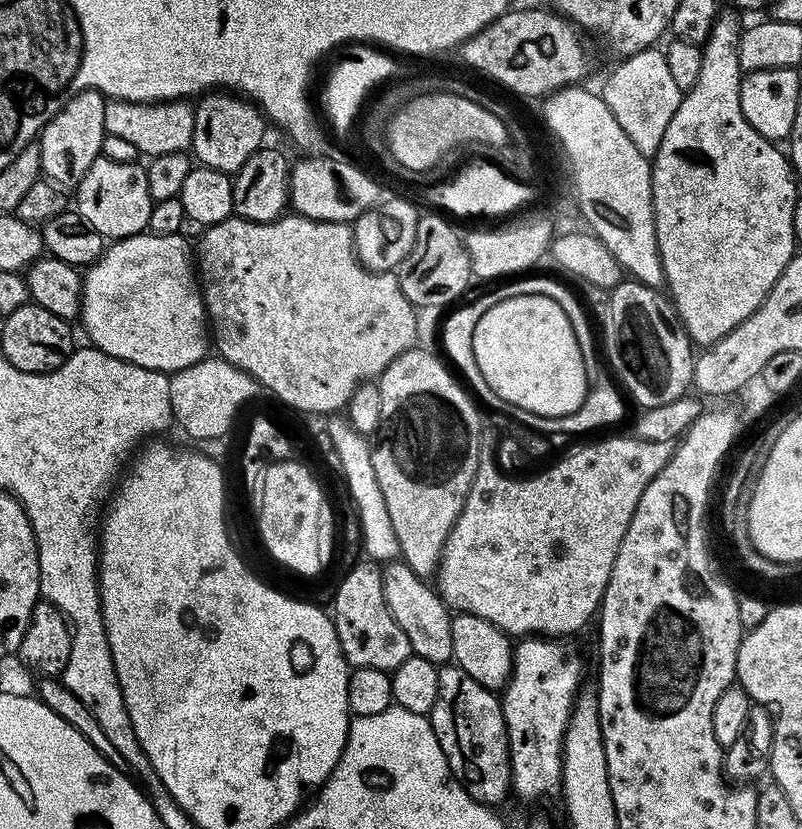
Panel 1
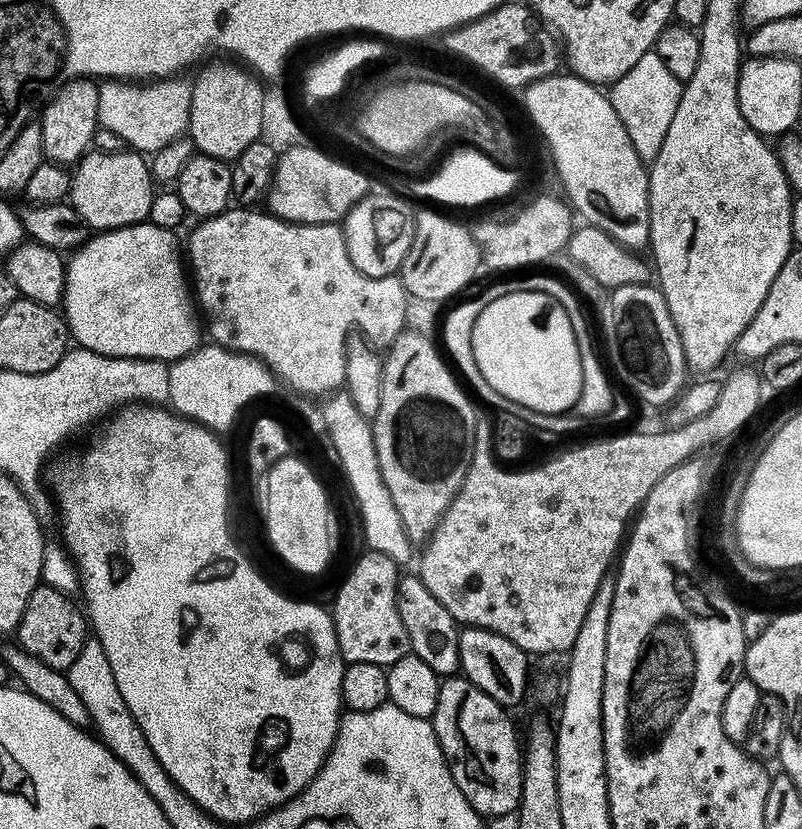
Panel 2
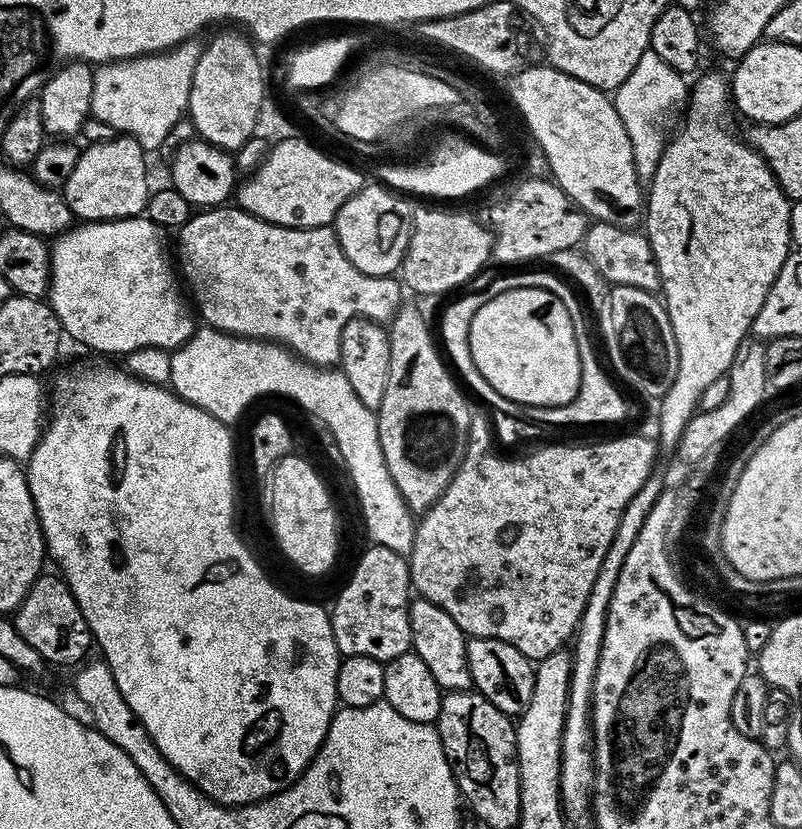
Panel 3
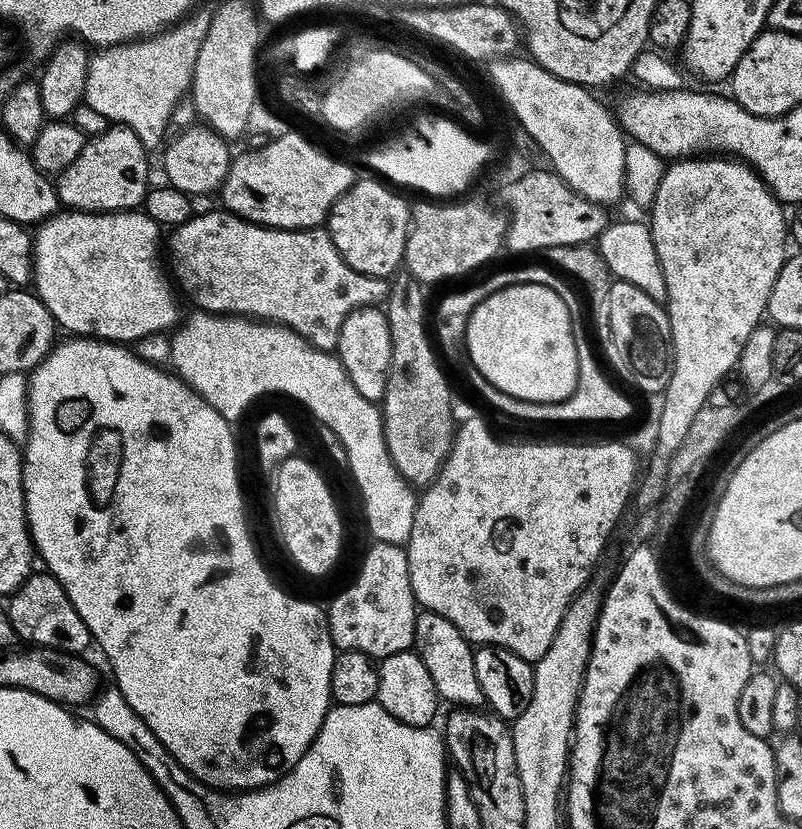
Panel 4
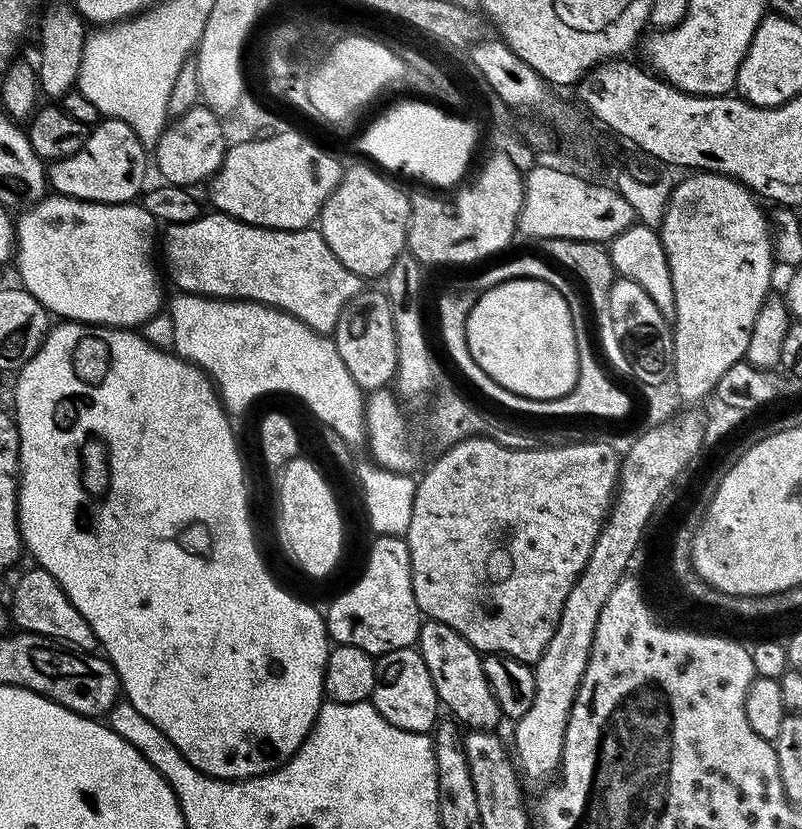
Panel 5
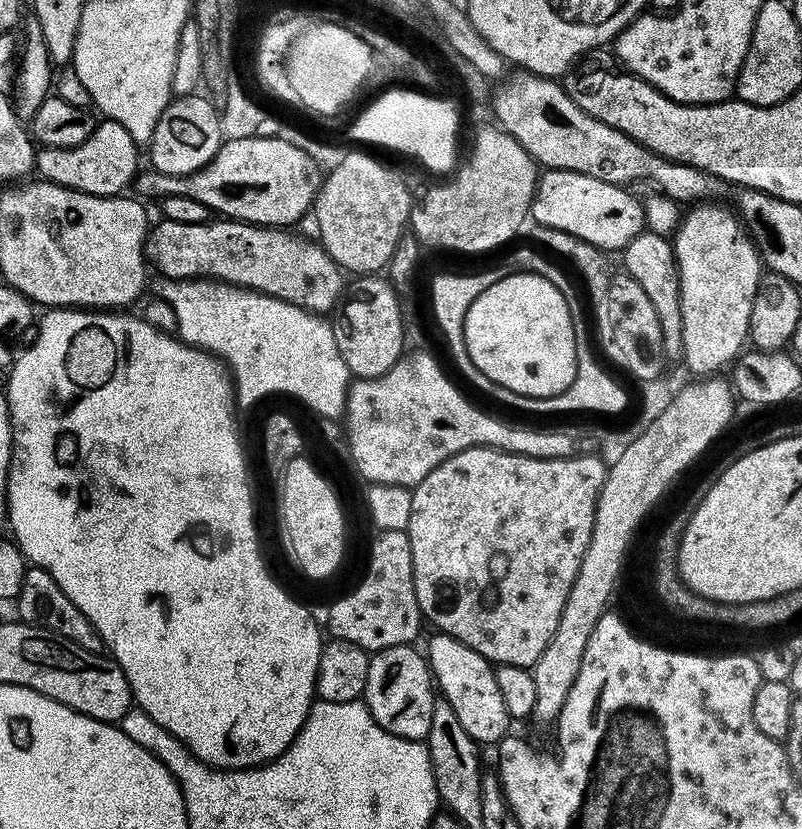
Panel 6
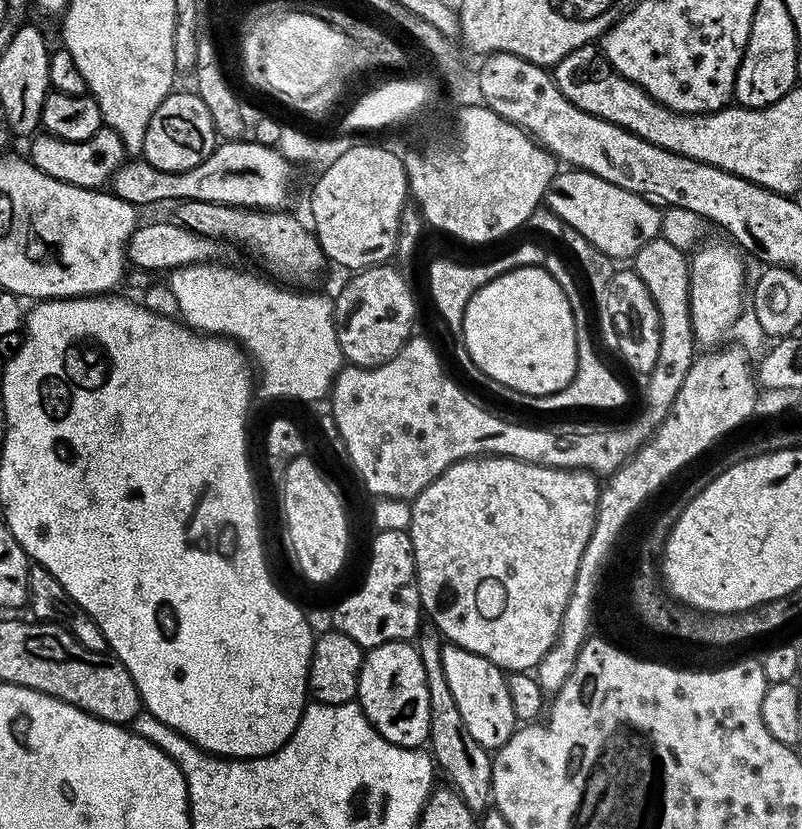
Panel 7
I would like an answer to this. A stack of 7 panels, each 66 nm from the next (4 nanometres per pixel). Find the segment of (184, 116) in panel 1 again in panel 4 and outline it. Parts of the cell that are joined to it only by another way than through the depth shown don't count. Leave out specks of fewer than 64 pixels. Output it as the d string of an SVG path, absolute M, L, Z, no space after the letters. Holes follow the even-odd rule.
M185 19L151 38L141 38L126 44L113 44L110 48L93 51L88 62L83 103L94 106L94 110L98 110L98 114L102 114L113 125L134 130L134 134L138 134L144 147L149 150L161 147L168 130L171 111L192 86L194 66L198 62L198 50L200 43L204 41L205 30L203 23L199 24L192 19Z

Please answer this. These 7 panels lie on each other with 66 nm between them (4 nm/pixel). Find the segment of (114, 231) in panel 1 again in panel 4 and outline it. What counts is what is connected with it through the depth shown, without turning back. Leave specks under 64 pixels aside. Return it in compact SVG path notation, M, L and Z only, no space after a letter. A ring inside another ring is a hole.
M109 126L105 132L91 137L82 154L55 177L56 193L65 209L77 212L126 212L136 210L144 203L150 187L148 181L149 149L123 126Z

